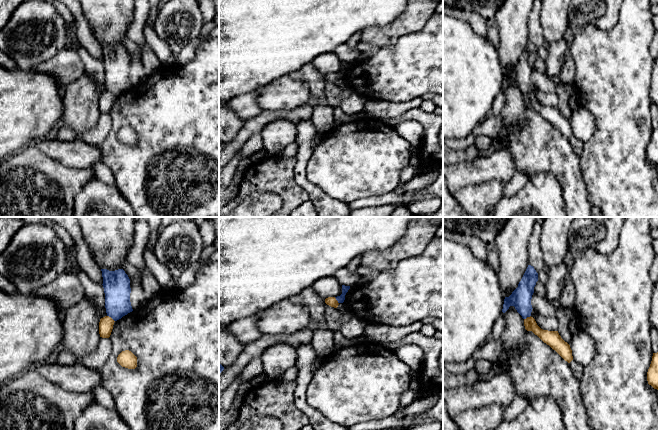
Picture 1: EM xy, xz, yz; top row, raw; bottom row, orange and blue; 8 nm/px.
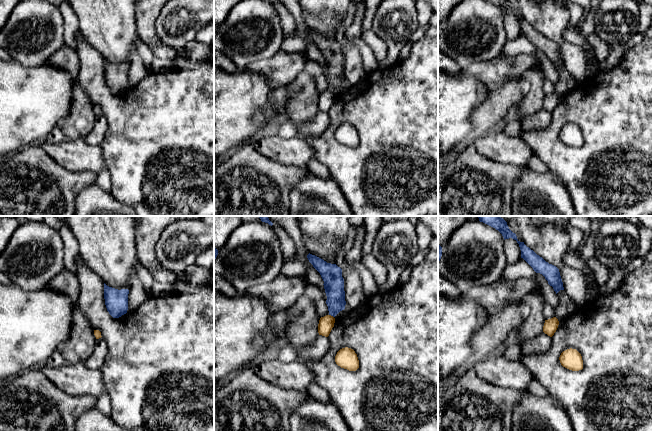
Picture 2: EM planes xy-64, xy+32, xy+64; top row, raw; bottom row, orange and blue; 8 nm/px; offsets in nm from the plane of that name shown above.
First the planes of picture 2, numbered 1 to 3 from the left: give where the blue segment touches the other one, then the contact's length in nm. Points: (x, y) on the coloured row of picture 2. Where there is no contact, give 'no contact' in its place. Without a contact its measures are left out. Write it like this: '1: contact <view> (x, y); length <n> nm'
1: no contact
2: contact xy+32 (330, 315); length 50 nm
3: no contact

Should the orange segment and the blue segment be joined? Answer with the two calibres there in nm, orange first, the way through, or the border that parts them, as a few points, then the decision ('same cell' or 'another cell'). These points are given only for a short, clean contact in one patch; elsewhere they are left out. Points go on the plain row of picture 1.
120/220 nm | along xy (107, 91), (114, 97) | another cell

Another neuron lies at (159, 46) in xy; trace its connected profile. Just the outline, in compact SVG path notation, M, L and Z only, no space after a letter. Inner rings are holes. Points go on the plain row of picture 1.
M145 23L143 35L146 43L151 47L158 60L164 64L170 57L171 50L167 42L157 35L153 23Z

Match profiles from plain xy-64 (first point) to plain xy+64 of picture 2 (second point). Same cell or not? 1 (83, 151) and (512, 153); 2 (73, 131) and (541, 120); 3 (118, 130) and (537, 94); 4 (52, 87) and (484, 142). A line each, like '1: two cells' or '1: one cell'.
1: one cell
2: two cells
3: two cells
4: two cells

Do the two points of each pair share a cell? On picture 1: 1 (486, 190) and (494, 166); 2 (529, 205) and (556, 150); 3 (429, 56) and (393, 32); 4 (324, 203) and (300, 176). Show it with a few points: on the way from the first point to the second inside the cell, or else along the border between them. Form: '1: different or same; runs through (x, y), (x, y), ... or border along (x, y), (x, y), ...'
1: different; border along (504, 183), (489, 181), (471, 184), (466, 187)
2: different; border along (530, 177), (538, 173), (550, 173), (562, 189)
3: different; border along (422, 27), (380, 47)
4: same; runs through (317, 196), (305, 183)

